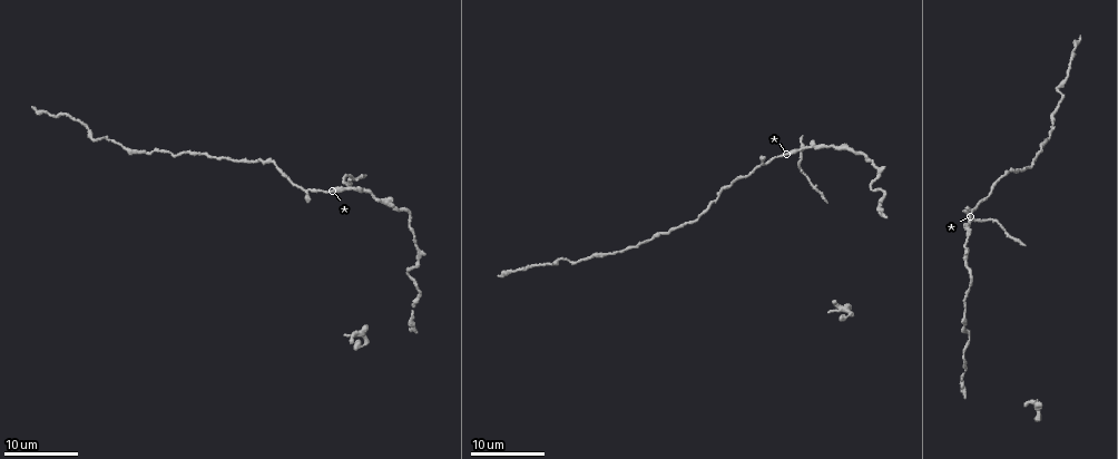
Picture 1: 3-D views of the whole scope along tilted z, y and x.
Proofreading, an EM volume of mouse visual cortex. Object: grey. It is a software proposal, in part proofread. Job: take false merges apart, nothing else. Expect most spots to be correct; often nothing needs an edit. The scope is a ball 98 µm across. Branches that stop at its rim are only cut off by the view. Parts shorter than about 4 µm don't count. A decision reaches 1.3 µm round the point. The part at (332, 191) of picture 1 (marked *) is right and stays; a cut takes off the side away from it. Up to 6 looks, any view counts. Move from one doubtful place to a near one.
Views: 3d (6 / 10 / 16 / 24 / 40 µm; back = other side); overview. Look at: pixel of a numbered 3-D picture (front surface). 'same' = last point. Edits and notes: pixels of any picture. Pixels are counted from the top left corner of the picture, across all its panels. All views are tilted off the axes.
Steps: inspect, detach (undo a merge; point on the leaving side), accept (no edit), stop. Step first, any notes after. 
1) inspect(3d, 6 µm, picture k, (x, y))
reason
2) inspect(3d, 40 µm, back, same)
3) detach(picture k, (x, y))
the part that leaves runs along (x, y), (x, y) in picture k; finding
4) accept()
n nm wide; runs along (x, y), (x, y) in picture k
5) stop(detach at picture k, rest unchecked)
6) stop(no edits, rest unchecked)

inspect(3d, 24 µm, picture 1, (976, 218))
four arms meet

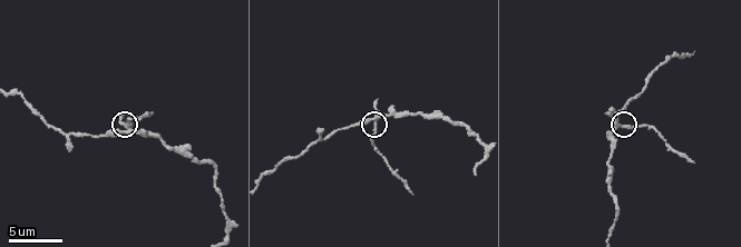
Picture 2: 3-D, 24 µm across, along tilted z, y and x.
inspect(3d, 6 µm, picture 2, (376, 123))
zoom in

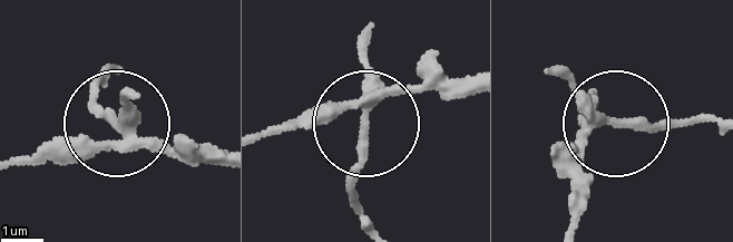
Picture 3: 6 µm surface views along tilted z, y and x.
inspect(3d, 6 µm, back, picture 3, (117, 122))

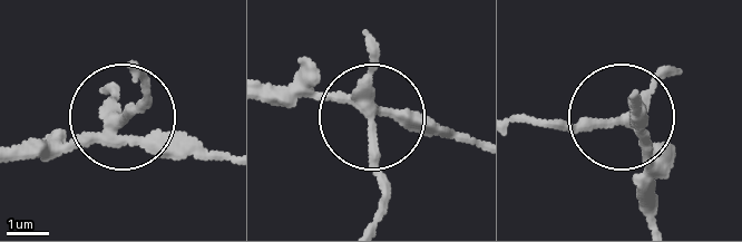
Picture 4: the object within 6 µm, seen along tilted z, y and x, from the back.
detach(picture 4, (127, 108))
side arm 9 µm; the part that leaves runs along (363, 107), (382, 180), (379, 216) in picture 4; two neurons meet here

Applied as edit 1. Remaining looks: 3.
inspect(overview)

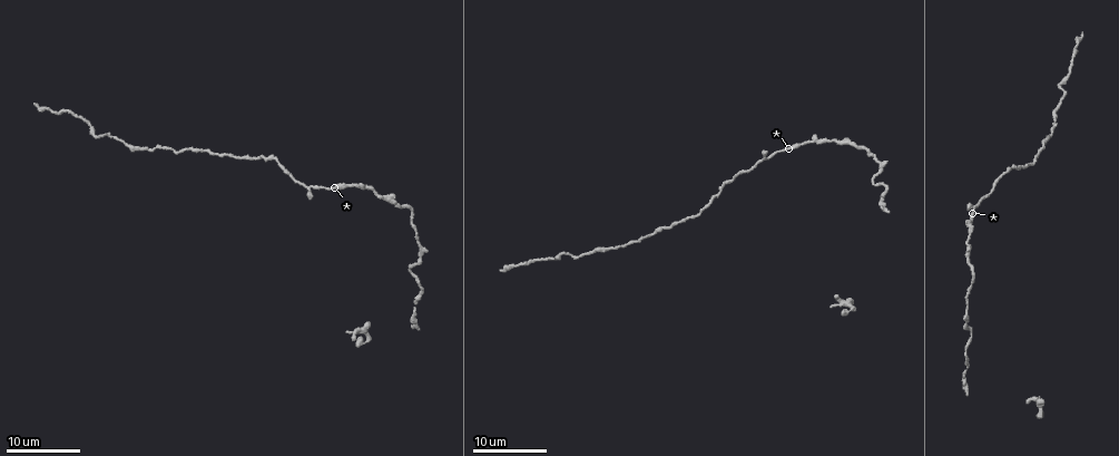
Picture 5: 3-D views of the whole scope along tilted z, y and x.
inspect(3d, 24 µm, picture 5, (973, 273))
calibre changes

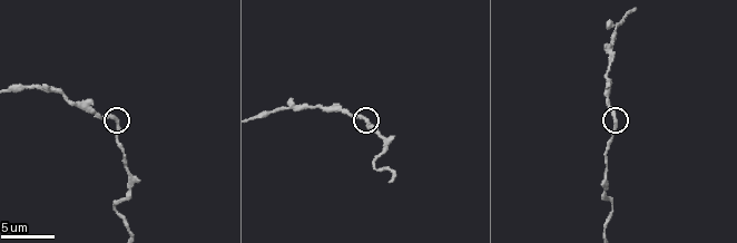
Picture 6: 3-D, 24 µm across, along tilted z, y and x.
inspect(3d, 10 µm, picture 6, (615, 122))

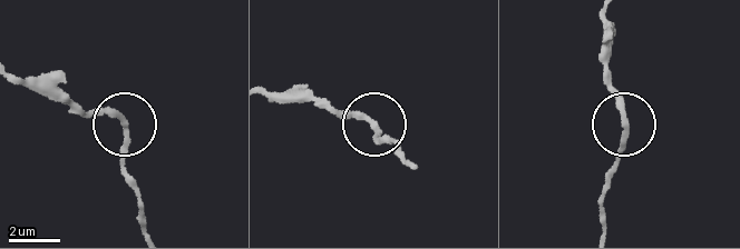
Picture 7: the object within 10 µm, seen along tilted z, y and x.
accept()
runs along (270, 97), (310, 96), (358, 115), (378, 139) in picture 7; continuous, no second neuron

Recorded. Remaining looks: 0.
stop(detach at picture 4, rest unchecked)

